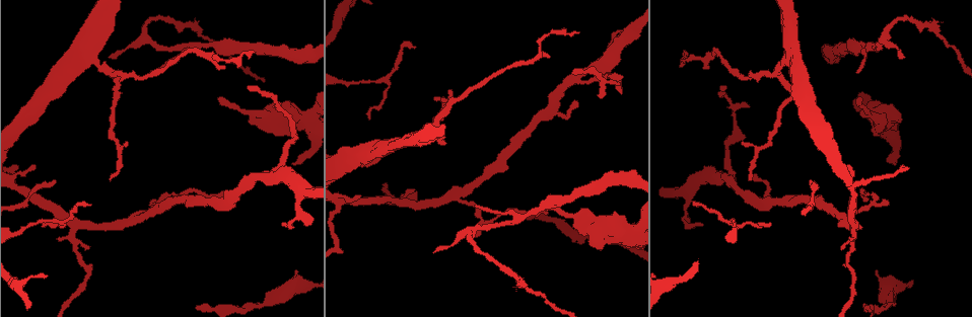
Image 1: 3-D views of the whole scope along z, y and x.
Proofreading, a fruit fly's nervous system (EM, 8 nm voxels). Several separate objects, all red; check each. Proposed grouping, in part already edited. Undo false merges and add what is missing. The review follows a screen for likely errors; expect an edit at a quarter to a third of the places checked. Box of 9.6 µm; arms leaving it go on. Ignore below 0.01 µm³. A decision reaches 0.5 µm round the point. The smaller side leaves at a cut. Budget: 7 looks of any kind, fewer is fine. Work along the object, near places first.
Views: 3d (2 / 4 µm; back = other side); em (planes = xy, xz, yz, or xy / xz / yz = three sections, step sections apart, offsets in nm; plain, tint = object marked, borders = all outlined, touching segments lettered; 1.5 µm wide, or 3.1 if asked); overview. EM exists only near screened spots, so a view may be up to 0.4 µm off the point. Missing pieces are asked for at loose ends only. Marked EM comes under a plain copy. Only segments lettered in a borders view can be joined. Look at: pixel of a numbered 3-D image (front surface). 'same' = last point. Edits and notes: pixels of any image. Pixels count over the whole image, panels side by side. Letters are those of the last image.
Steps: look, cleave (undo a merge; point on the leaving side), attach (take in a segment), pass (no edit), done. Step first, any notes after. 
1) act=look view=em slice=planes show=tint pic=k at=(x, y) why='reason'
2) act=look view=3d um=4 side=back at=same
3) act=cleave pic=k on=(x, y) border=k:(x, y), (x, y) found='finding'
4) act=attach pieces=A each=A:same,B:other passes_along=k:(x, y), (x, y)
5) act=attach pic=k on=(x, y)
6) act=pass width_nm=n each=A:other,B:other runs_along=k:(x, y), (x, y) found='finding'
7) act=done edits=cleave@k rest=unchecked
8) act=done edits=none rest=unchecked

act=look view=3d um=4 pic=1 at=(578, 33) why='tapers out'

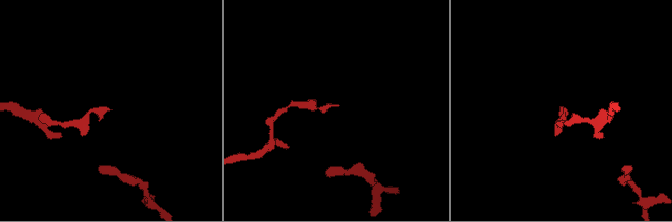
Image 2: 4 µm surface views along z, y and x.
act=look view=em slice=xy step=8 show=borders pic=2 at=(109, 108)

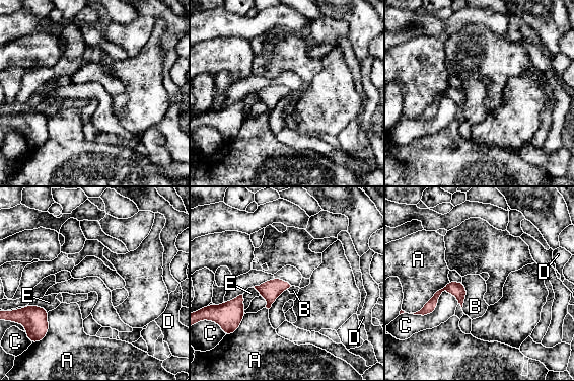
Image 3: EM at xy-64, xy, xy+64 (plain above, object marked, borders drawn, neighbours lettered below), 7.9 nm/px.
act=pass width_nm=150 longest_contact=A:340nm each=A:other,B:other,C:other,D:other,E:other found='none of them fits'

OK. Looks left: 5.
act=look view=3d um=2 pic=1 at=(294, 165) why='an open end'

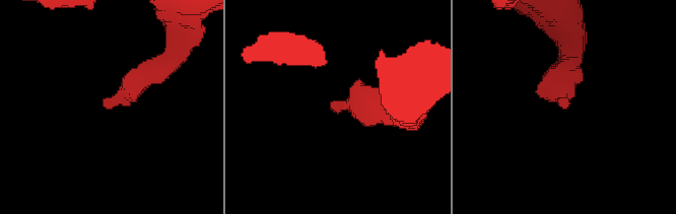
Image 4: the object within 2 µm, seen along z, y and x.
act=look view=em slice=planes show=borders pic=4 at=(566, 103)

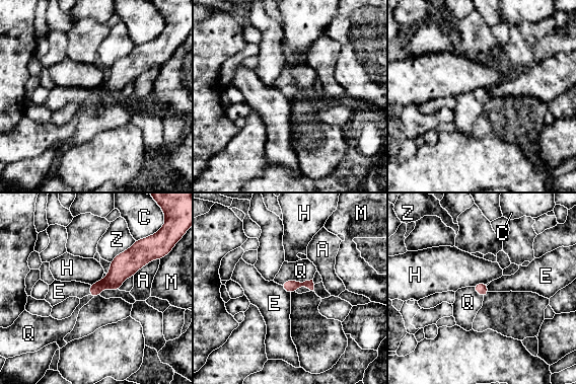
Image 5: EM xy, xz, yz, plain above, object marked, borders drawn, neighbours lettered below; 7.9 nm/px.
act=attach pieces=Q longest_contact=Z:260nm each=A:other,C:other,E:other,H:other,M:other,Q:same,Z:other passes_along=5:(289, 286), (296, 281), (301, 271) found='it goes on there'

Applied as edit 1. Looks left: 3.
act=done edits=attach@5 rest=unchecked

